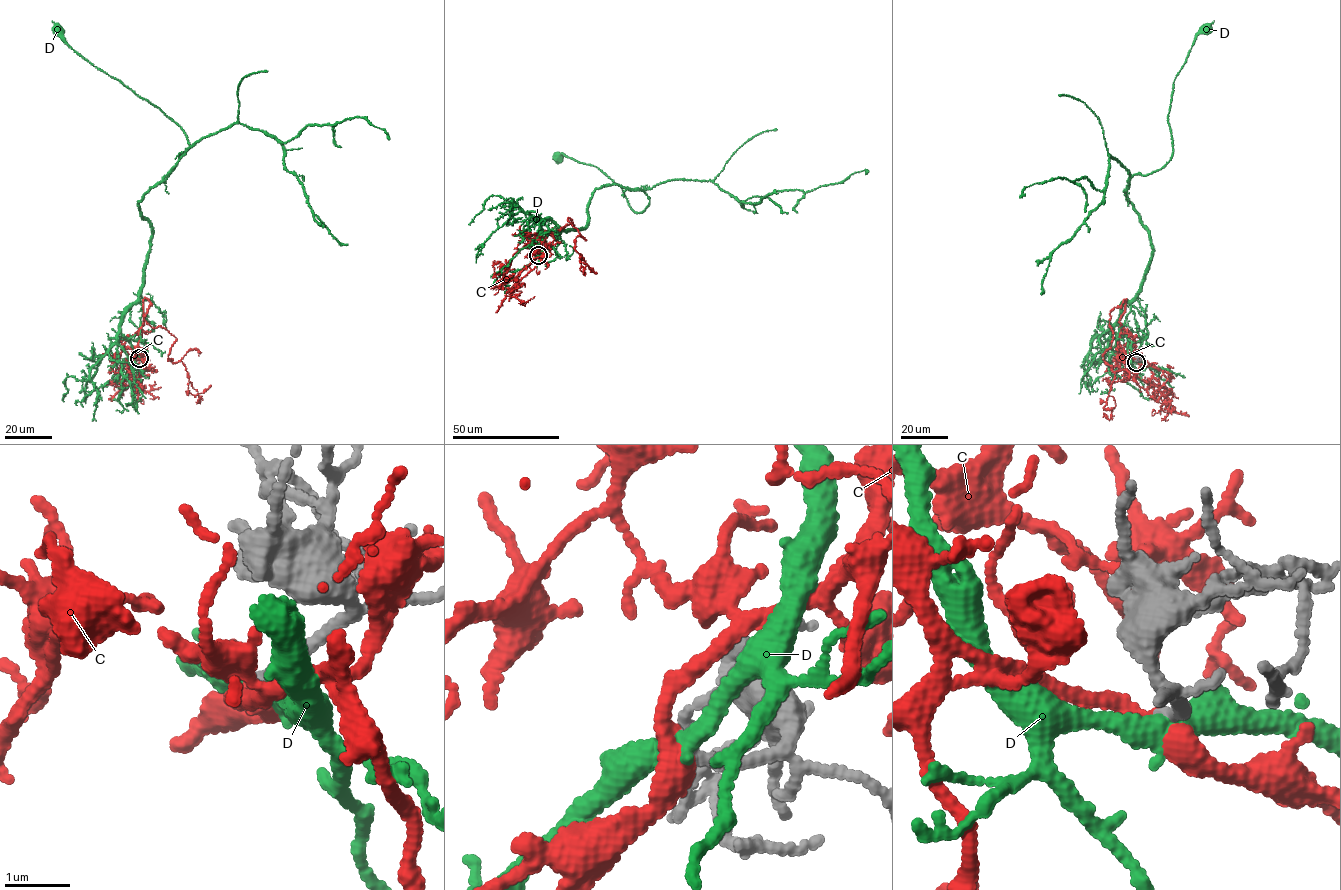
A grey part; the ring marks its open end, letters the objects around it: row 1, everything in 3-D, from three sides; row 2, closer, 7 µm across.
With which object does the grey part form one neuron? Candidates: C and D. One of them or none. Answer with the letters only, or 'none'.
C

